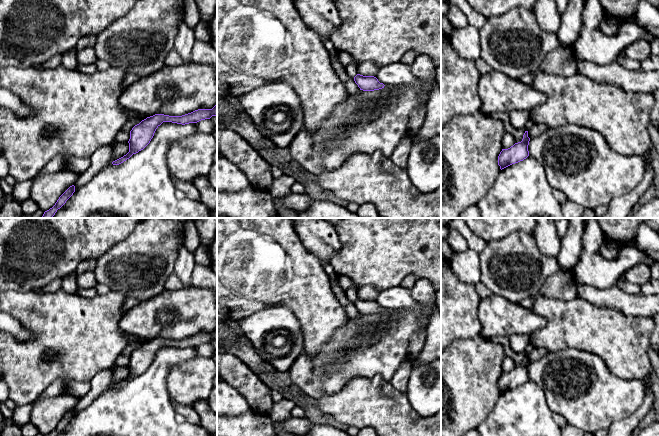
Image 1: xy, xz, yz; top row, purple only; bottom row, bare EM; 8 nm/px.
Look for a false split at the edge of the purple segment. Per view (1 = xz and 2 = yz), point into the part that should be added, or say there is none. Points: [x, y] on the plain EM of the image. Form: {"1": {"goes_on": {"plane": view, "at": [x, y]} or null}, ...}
{"1": {"goes_on": null}, "2": {"goes_on": null}}

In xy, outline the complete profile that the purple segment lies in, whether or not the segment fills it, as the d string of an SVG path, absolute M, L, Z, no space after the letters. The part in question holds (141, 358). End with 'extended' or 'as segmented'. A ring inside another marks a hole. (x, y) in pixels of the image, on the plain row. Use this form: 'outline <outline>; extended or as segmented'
outline M217 327L212 333L198 333L182 340L169 340L164 338L155 338L142 344L130 355L129 376L123 381L112 386L113 389L119 389L129 383L133 378L143 374L151 365L156 353L163 346L172 346L177 348L197 347L201 344L210 343L217 340Z; as segmented

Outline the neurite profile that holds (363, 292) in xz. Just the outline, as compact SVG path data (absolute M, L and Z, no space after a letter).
M359 286L357 289L357 298L363 300L376 300L379 295L379 291L373 286Z

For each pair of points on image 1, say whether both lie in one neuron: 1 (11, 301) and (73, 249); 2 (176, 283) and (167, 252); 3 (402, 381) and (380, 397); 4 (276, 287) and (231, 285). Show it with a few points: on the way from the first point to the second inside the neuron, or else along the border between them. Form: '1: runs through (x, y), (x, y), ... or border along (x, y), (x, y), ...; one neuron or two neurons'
1: border along (10, 289), (16, 292), (39, 290); two neurons
2: border along (173, 272), (167, 279), (164, 288); two neurons
3: border along (389, 382), (406, 395); two neurons
4: runs through (265, 285), (242, 285); one neuron

